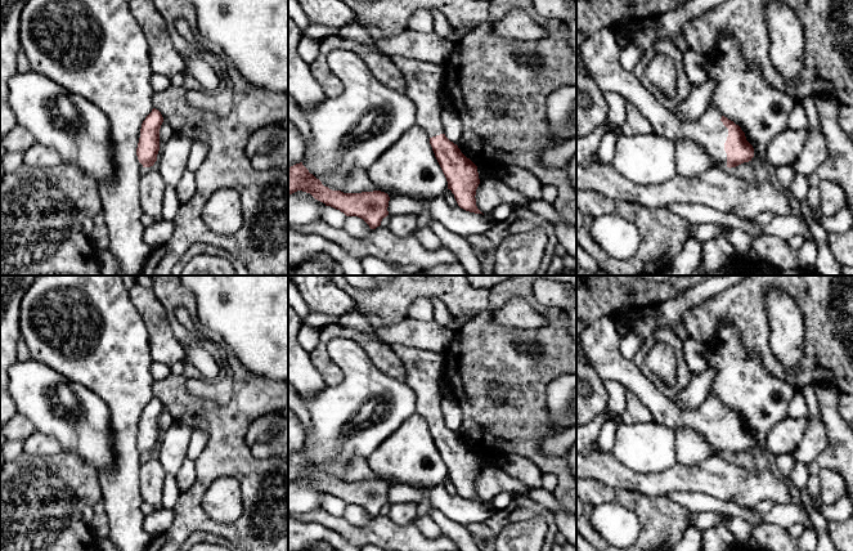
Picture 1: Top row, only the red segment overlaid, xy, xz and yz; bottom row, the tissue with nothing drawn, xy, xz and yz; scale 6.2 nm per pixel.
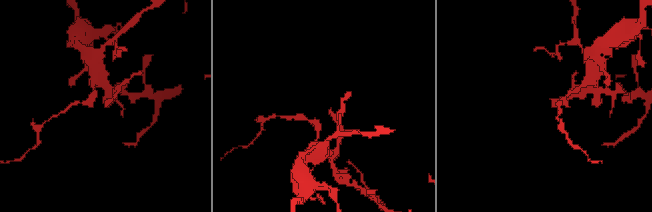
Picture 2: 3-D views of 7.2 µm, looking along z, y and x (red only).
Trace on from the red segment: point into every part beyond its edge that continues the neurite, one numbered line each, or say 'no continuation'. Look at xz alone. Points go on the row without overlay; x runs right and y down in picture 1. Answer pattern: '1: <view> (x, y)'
1: xz (425, 368)

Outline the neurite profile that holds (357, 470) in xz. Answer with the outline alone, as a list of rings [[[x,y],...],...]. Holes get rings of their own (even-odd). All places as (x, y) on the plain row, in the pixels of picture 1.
[[[354,457],[341,474],[341,480],[344,481],[362,481],[373,479],[385,480],[390,487],[399,484],[390,479],[382,479],[374,471],[372,471],[368,466],[367,457]]]

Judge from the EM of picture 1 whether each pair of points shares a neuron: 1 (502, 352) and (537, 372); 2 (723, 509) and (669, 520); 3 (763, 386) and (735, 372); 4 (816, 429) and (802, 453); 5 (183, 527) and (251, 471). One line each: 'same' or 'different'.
1: same
2: different
3: same
4: same
5: same

